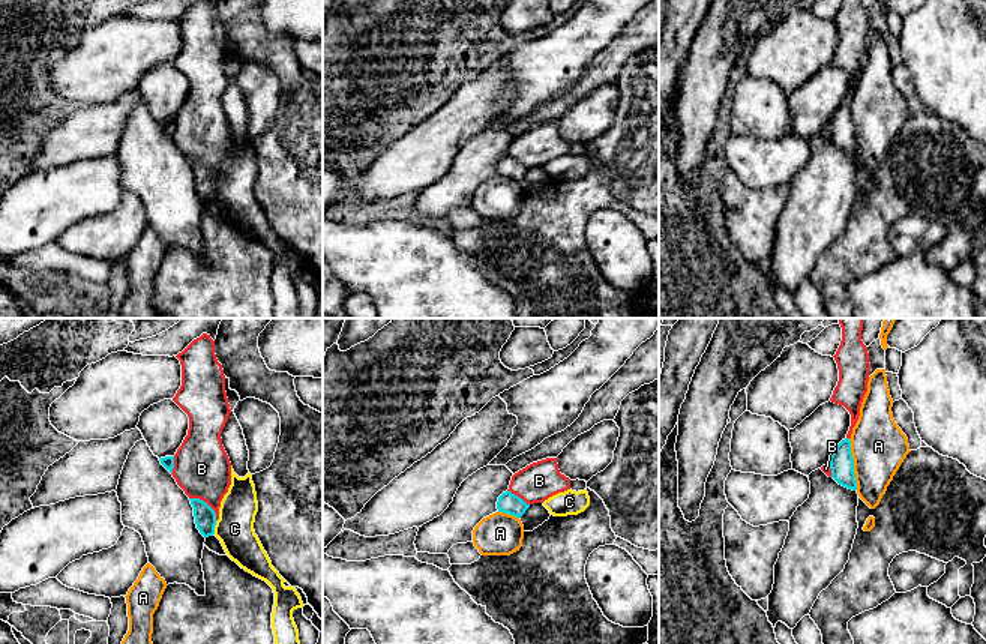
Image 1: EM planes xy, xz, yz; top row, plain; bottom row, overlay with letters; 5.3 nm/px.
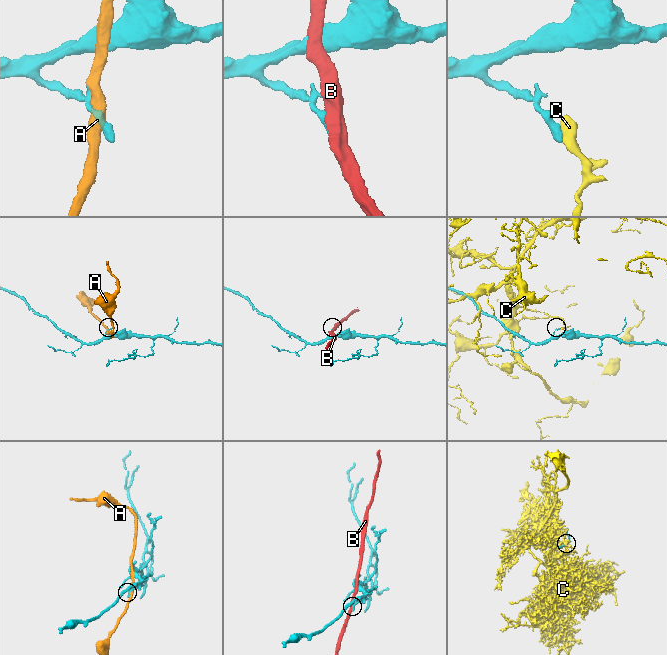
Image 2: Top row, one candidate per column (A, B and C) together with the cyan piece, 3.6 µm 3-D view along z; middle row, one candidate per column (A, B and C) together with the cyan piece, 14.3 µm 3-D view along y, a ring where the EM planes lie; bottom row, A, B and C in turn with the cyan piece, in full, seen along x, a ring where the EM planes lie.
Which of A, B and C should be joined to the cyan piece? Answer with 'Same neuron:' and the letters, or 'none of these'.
Same neuron: none of these

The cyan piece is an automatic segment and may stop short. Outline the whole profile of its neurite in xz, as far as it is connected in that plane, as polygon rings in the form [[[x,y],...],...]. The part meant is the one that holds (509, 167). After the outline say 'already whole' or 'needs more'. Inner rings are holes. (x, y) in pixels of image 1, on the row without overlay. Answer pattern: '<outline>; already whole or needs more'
[[[510,155],[503,156],[497,165],[498,176],[509,177],[516,182],[521,182],[528,171],[530,168]]]; already whole

